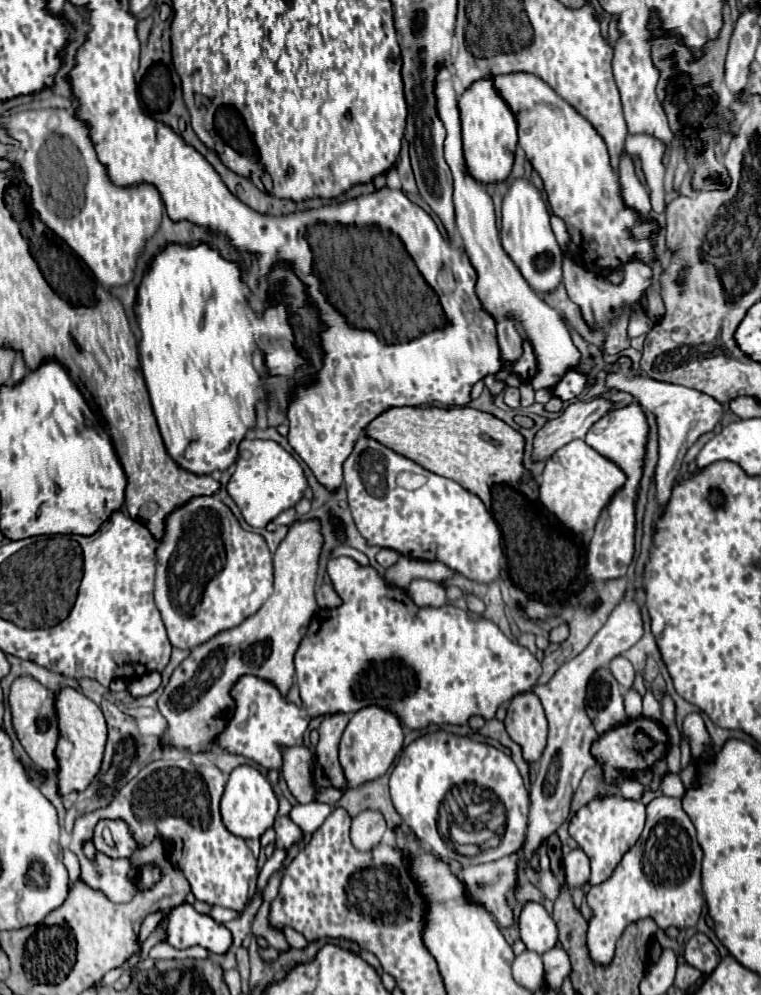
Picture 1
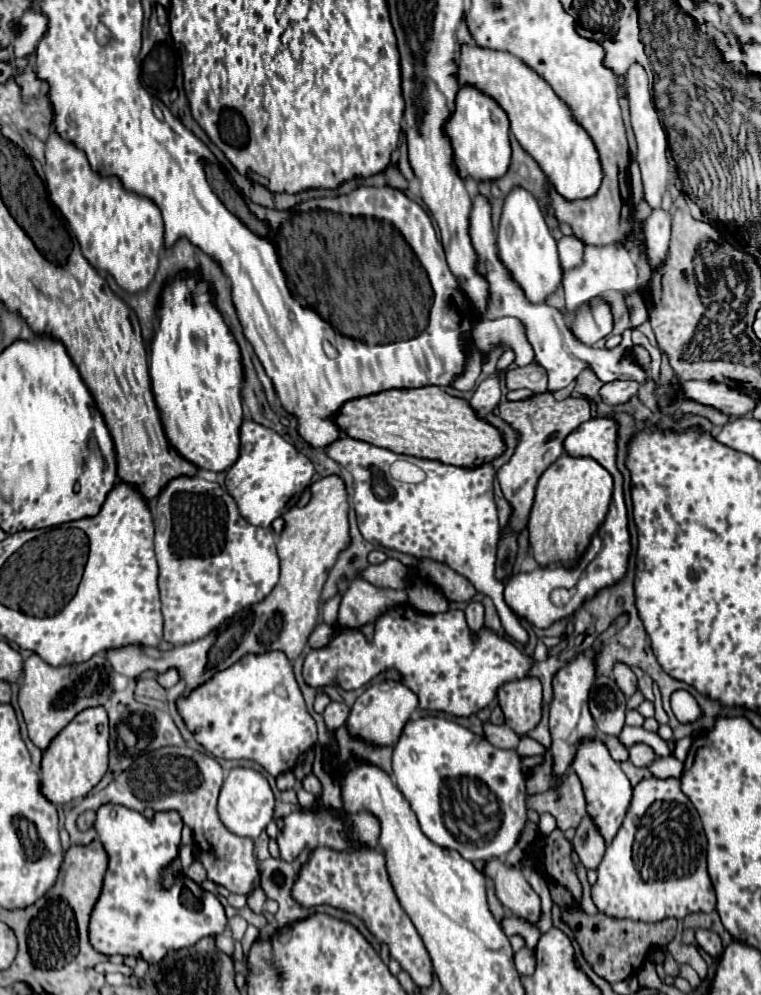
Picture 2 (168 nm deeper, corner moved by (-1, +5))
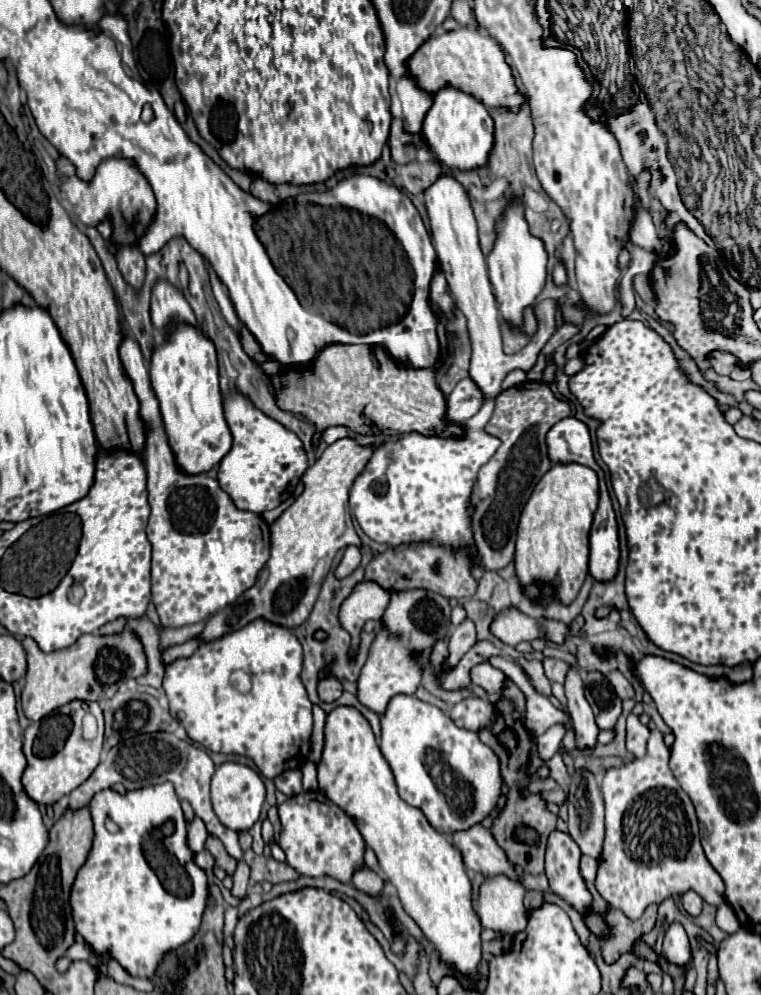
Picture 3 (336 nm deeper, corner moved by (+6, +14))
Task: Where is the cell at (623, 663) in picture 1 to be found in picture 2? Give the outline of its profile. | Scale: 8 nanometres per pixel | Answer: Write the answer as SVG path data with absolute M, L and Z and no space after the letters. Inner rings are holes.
M616 664L612 676L614 676L614 680L618 682L620 690L622 690L628 698L638 690L638 686L636 686L636 676L634 676L634 672L632 672L626 664Z

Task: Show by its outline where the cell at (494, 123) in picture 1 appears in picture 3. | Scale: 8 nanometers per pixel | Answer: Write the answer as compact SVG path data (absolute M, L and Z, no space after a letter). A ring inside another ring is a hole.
M443 87L435 93L433 105L425 115L421 135L429 145L429 151L451 169L477 169L487 165L489 151L495 145L495 127L485 105L455 87Z

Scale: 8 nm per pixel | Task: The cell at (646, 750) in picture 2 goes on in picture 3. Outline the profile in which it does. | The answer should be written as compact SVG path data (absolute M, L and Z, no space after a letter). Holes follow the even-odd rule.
M653 727L645 757L613 767L603 777L605 845L599 857L595 889L629 919L639 919L651 903L693 889L709 905L723 903L723 881L711 869L699 843L699 825L687 793L669 769L671 751ZM625 839L625 841L623 841Z

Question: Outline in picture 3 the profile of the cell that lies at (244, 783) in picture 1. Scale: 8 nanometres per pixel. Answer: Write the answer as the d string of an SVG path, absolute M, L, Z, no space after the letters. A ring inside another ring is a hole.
M227 761L221 767L217 767L213 781L211 781L211 803L213 803L215 815L219 817L219 821L225 827L229 827L233 831L251 829L261 815L263 801L265 801L265 785L263 785L259 773L255 773L247 765L233 763L233 761Z

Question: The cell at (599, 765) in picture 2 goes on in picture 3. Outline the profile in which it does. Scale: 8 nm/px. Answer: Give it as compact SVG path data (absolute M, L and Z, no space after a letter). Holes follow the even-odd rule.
M571 669L569 675L567 675L565 693L567 693L567 709L569 709L569 715L571 715L571 721L573 721L573 733L575 733L577 747L581 751L595 749L599 727L595 725L593 711L585 701L583 685L581 685L581 677L579 677L577 669Z

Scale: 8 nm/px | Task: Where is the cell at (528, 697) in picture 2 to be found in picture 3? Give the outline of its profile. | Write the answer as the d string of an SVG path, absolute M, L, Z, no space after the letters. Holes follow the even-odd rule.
M489 663L475 665L475 669L471 669L471 679L473 679L475 685L485 689L491 703L499 703L505 697L507 675L501 669L497 669Z

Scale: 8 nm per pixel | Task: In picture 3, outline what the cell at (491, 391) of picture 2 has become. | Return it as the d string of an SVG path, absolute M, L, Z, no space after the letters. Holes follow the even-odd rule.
M471 377L457 383L453 393L447 397L447 419L451 423L465 423L471 419L483 405L483 393L471 381Z

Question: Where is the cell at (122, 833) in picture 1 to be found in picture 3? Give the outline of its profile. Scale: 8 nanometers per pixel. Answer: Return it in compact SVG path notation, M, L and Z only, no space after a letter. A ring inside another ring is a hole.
M171 783L127 791L127 795L105 789L91 799L89 811L95 825L93 849L71 889L77 933L83 935L95 953L117 959L133 977L151 979L159 957L195 935L209 897L207 875L195 867L191 861L193 853L185 843L187 827L179 799ZM107 815L117 823L117 833L105 829ZM165 825L169 827L167 831L163 831ZM157 845L161 845L163 853L155 853L153 863L149 847L157 849ZM165 885L177 885L175 893L165 889Z

